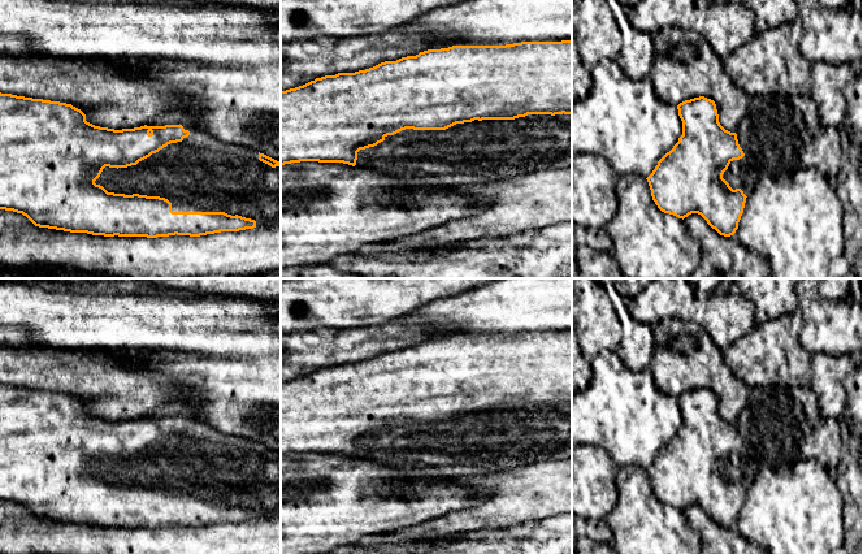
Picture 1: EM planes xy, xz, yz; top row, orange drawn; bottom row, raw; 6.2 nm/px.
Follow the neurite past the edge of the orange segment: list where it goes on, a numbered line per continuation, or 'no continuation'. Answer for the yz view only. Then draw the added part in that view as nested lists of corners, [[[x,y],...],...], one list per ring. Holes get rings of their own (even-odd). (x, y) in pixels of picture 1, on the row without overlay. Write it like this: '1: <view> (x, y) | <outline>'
1: yz (740, 466) | [[[743,447],[740,451],[730,453],[728,460],[724,463],[723,469],[729,477],[736,481],[741,480],[746,488],[753,482],[756,472],[756,464],[750,451]]]

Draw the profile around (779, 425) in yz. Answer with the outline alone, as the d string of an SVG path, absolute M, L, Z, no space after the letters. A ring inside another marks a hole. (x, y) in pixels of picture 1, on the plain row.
M753 388L736 425L758 467L788 469L802 459L815 459L829 472L844 466L840 423L820 416L811 389Z

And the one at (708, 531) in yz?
M691 505L684 512L702 540L701 554L767 554L730 528L720 527L701 506Z

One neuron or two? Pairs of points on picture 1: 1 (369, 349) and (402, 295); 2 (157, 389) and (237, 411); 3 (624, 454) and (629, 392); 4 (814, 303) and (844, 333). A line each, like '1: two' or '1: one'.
1: two
2: two
3: one
4: one

